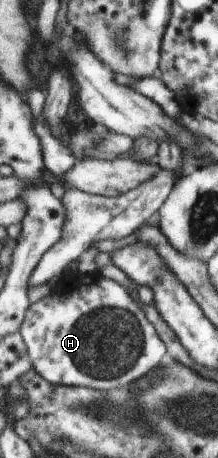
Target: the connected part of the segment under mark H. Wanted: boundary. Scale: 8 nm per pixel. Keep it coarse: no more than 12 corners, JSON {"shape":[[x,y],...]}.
{"shape":[[63,274],[20,332],[55,385],[122,390],[166,346],[101,274]]}

